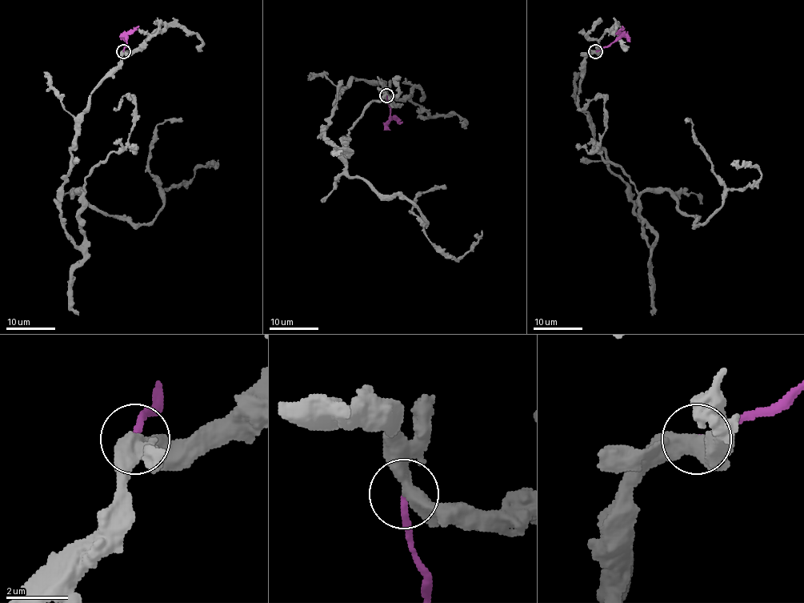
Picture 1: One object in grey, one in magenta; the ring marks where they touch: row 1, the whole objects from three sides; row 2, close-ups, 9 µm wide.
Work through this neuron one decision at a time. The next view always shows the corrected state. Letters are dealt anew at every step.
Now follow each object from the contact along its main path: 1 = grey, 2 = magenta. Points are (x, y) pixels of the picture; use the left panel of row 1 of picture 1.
1: (123, 50), (70, 152), (61, 217), (74, 243), (82, 190), (119, 219), (155, 217), (150, 141), (182, 119)
2: (123, 50), (127, 37), (139, 26)

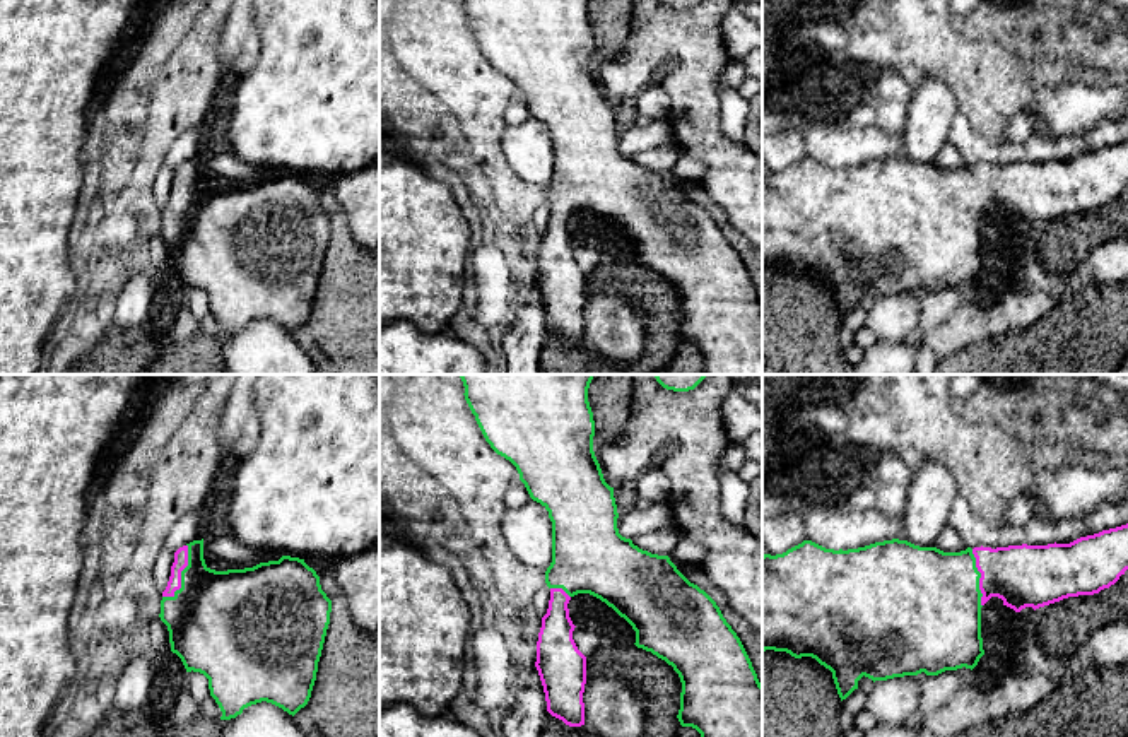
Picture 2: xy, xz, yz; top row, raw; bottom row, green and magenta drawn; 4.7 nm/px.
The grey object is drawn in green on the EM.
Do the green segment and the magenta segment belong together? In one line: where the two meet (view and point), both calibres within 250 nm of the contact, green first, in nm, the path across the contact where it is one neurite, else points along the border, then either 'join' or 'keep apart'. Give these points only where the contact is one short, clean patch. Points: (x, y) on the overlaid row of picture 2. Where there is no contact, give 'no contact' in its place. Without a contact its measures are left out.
meets green in xy at (182, 575); 440 nm thick on the green side, 70 nm on the other; runs through xy (216, 616), (182, 575), (180, 563); join

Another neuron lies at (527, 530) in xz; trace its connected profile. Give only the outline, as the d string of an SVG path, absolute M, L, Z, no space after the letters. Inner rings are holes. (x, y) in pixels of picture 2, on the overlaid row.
M532 499L520 508L508 508L502 537L521 563L547 571L552 563L552 522L545 506Z

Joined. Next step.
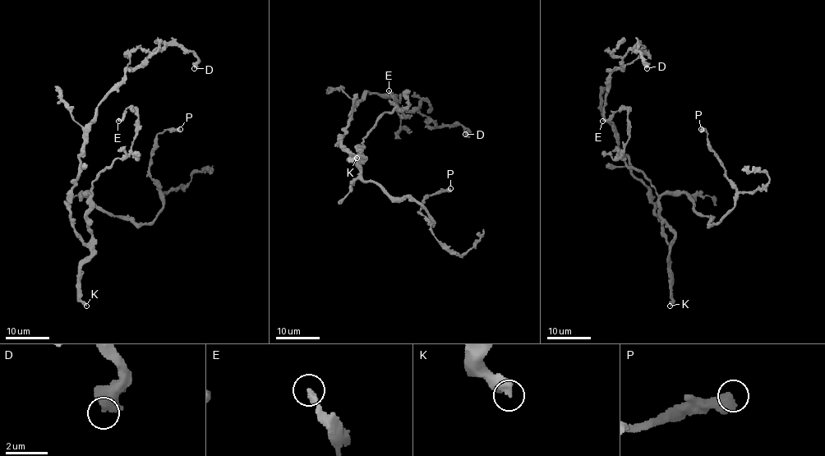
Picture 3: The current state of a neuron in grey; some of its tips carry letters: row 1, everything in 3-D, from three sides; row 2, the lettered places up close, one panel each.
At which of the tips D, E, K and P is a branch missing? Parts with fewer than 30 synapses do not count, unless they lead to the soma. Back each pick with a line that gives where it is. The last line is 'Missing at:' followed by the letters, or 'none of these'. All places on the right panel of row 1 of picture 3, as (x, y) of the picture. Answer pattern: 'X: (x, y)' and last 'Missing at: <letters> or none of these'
P: (701, 129)
Missing at: P

